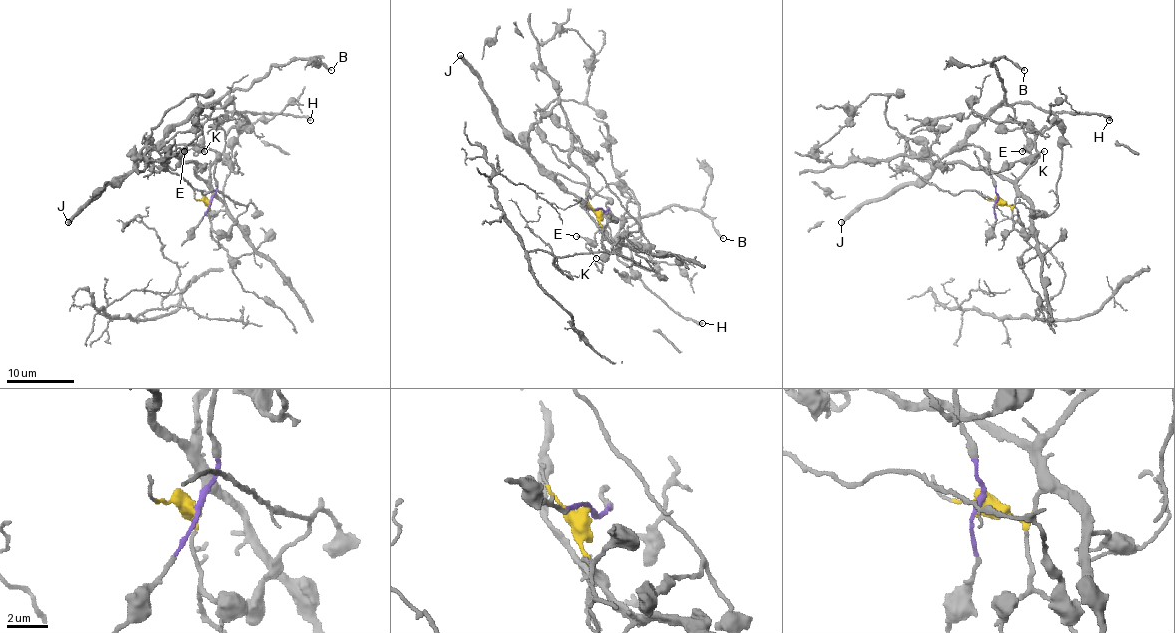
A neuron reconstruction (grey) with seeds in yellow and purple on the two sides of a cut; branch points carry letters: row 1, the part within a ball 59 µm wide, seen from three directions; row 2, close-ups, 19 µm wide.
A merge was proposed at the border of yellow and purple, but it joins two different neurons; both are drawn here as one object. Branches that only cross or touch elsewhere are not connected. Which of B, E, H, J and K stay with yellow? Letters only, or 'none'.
none

